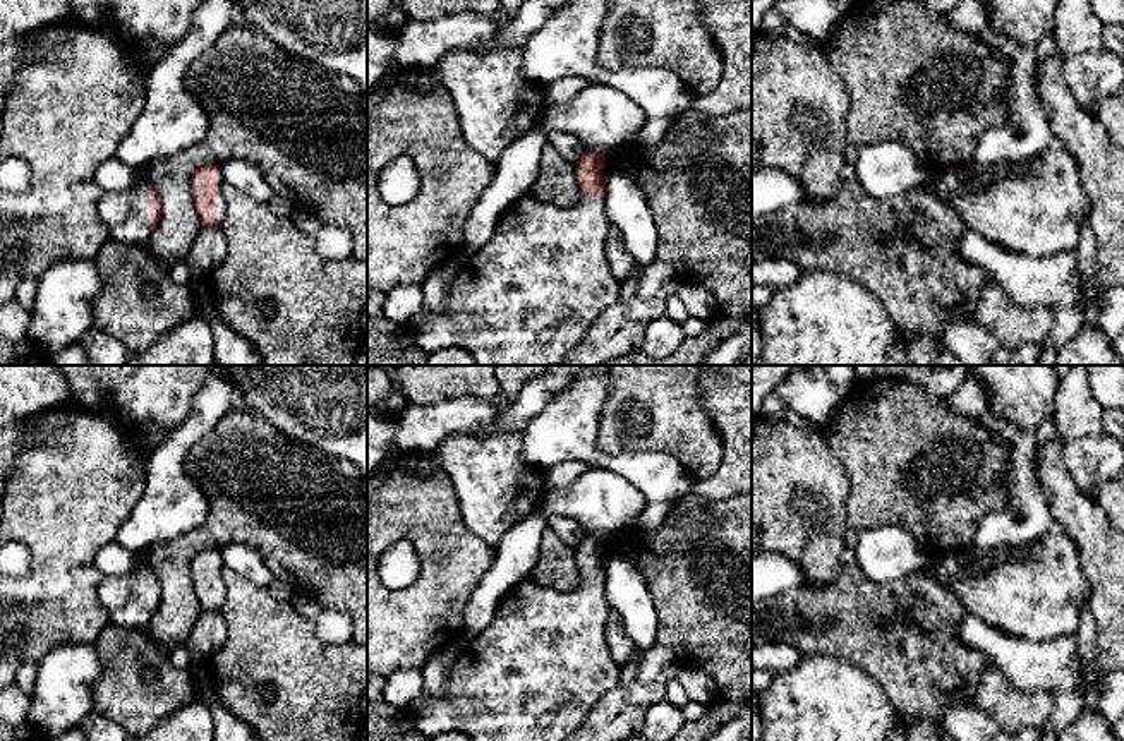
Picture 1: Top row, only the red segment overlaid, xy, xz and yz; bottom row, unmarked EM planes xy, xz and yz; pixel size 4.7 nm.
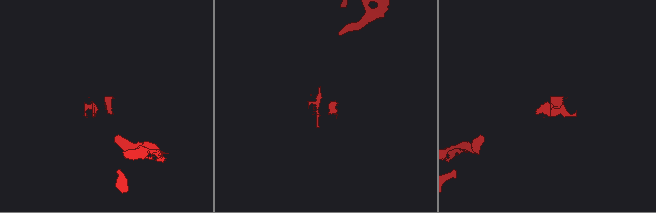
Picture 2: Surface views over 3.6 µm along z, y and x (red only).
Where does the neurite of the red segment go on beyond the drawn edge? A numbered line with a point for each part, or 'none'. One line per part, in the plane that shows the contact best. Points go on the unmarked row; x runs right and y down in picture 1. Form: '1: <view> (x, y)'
1: xy (220, 585)

